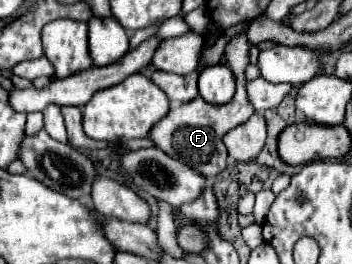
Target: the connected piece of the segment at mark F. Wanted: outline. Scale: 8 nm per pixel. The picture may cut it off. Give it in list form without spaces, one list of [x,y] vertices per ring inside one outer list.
[[[245,31],[237,33],[225,47],[227,65],[229,65],[229,69],[233,69],[233,75],[237,81],[233,99],[227,105],[211,105],[211,103],[203,101],[201,97],[197,97],[195,101],[189,101],[187,105],[171,107],[171,111],[167,113],[163,123],[159,123],[159,125],[155,125],[155,129],[151,129],[151,139],[153,139],[155,147],[163,149],[167,155],[175,157],[177,161],[191,165],[195,171],[203,173],[205,177],[215,177],[217,173],[221,173],[225,169],[227,147],[221,143],[223,141],[221,137],[229,129],[245,123],[255,113],[255,109],[247,97],[247,79],[245,79],[245,69],[249,65],[249,49],[251,49],[251,43],[249,43]]]

